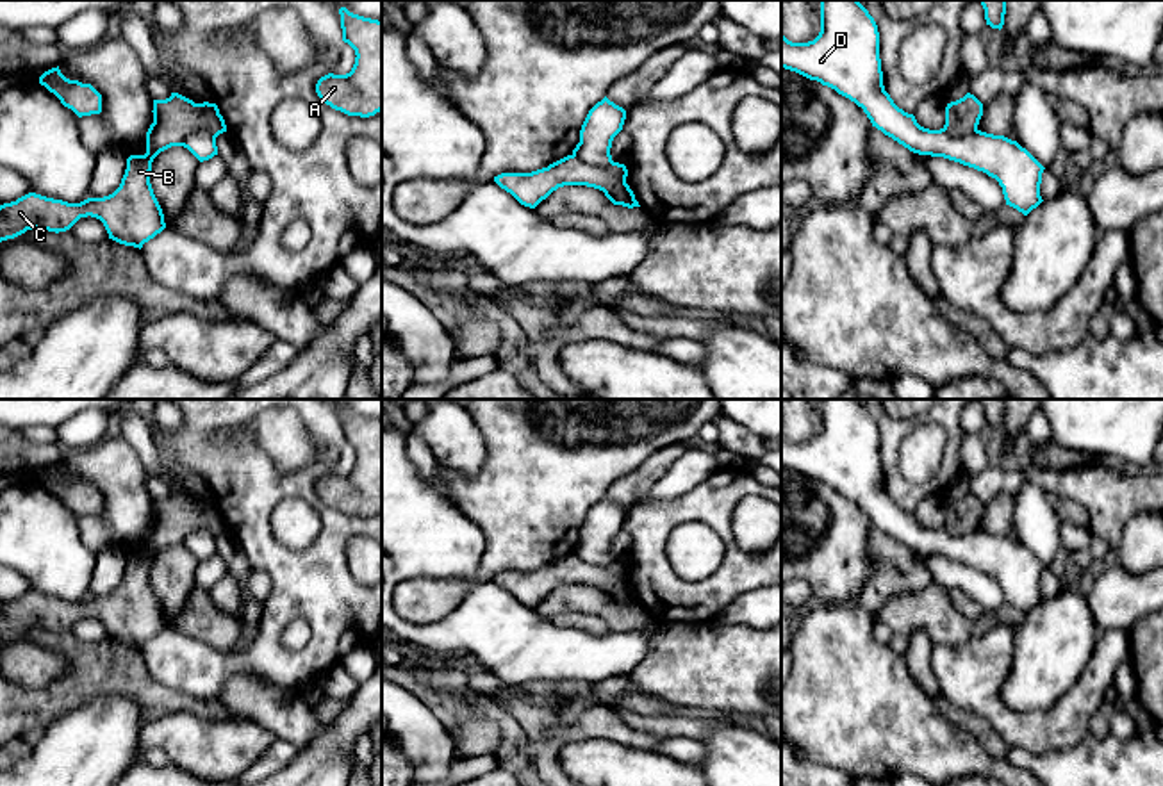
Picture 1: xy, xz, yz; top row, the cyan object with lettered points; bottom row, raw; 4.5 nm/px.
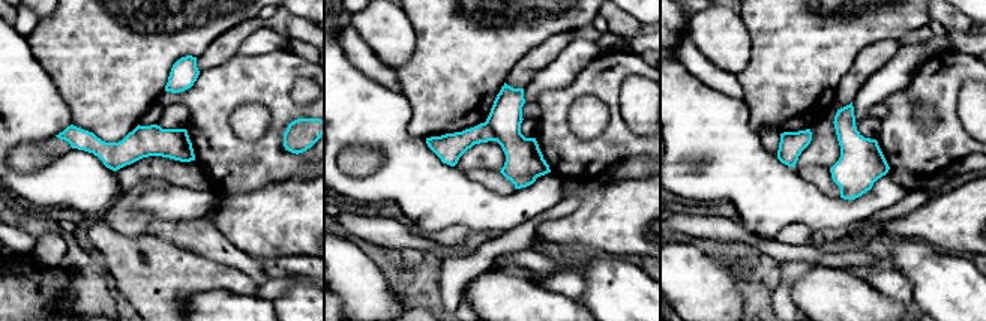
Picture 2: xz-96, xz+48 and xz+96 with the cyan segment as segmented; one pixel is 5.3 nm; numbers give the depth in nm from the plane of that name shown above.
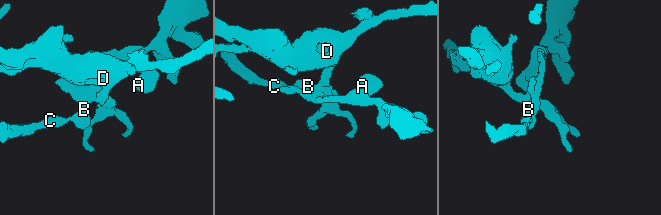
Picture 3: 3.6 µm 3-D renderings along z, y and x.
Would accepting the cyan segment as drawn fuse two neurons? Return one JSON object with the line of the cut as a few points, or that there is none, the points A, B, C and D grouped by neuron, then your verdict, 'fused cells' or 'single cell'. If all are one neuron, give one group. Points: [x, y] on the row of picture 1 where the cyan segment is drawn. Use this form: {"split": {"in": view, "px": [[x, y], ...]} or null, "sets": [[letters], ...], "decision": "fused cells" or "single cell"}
{"split": {"in": "xz", "px": [[573, 154], [593, 166], [609, 166], [612, 163]]}, "sets": [["A", "B", "C"], ["D"]], "decision": "fused cells"}

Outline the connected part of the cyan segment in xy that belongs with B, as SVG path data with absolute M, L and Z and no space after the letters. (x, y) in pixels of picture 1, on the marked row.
M171 93L166 100L153 100L153 123L146 132L146 153L130 155L120 187L103 198L87 198L80 203L46 198L29 192L16 201L0 205L0 242L27 230L66 232L80 217L96 217L103 223L109 239L143 248L166 228L162 209L150 184L153 159L182 146L193 130L207 130L212 137L227 132L216 103L194 103Z

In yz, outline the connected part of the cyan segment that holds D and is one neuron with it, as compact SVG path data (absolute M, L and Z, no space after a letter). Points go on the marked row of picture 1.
M819 0L821 32L813 41L792 43L781 34L781 68L835 89L863 109L872 127L919 155L944 157L974 168L995 178L1002 187L1006 205L1027 216L1043 200L1040 184L1043 166L1017 141L972 130L951 135L945 128L929 130L917 123L913 114L899 109L883 86L879 59L879 32L874 18L858 0Z

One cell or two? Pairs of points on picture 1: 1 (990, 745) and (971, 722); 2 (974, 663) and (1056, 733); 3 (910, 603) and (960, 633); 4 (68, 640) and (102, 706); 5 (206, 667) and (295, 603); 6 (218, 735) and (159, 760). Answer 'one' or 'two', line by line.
1: one
2: one
3: one
4: two
5: one
6: two

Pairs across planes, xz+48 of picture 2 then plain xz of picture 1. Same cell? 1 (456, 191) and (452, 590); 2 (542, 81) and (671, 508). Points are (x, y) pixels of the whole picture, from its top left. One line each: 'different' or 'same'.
1: different
2: different

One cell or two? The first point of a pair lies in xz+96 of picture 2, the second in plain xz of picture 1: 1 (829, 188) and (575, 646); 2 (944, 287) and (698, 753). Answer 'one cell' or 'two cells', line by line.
1: two cells
2: two cells

